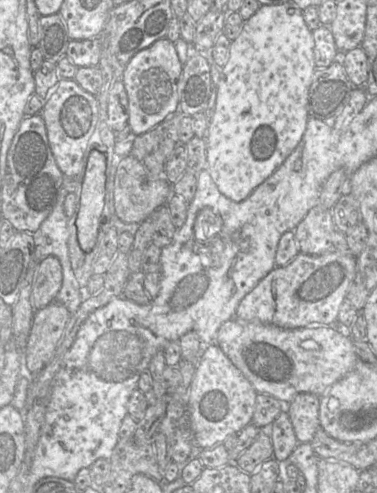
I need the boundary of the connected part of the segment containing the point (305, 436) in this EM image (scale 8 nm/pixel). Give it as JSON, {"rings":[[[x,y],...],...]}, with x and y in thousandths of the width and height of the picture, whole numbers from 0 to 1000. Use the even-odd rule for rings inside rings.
{"rings":[[[793,797],[767,817],[761,838],[793,899],[822,899],[849,866],[846,826],[849,803],[828,797]]]}

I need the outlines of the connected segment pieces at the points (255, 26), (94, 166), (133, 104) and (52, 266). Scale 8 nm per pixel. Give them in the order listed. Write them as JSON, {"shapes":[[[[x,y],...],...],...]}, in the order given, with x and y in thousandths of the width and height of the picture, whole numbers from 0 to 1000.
{"shapes":[[[[753,6],[745,10],[692,10],[668,34],[647,43],[642,63],[631,75],[613,83],[607,97],[607,118],[602,128],[586,138],[584,164],[565,237],[554,249],[546,284],[546,341],[554,347],[578,385],[605,404],[621,410],[639,410],[658,402],[663,394],[714,361],[780,306],[801,284],[809,270],[817,231],[817,191],[828,168],[828,158],[838,142],[833,124],[833,75],[830,63],[814,53],[804,20],[796,20],[780,6]]],[[[244,304],[233,316],[202,444],[207,493],[236,511],[247,501],[279,416],[281,314]]],[[[443,77],[416,81],[345,120],[321,160],[340,195],[340,252],[358,274],[393,268],[454,231],[475,227],[472,166],[485,132],[469,112],[464,89]]],[[[125,519],[103,529],[85,574],[85,617],[103,629],[146,609],[164,578],[164,542],[146,519]]]]}

